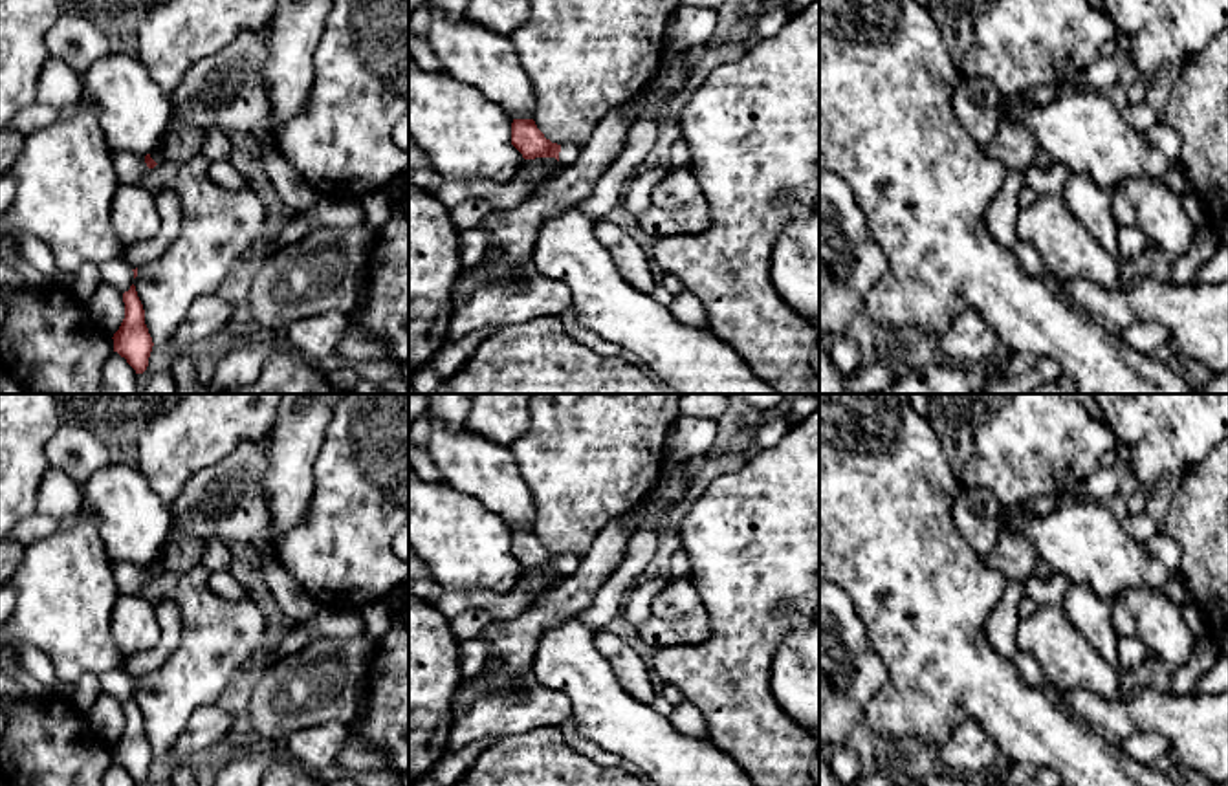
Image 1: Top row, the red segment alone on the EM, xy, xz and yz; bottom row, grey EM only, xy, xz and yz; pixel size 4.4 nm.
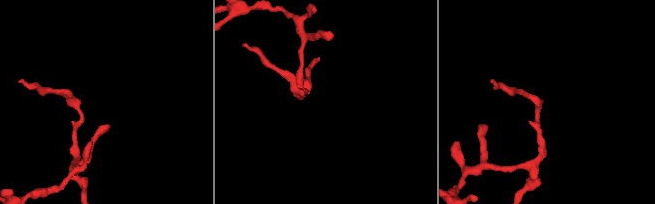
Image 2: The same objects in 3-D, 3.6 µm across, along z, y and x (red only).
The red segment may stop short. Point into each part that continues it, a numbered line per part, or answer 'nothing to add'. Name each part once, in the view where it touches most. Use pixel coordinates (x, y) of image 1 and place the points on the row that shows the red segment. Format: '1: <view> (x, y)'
1: xz (569, 152)

